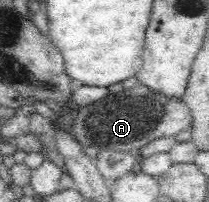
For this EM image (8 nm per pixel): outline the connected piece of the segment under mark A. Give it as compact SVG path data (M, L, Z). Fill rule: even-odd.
M118 82L118 86L110 85L110 93L104 98L78 108L71 132L84 146L129 152L156 138L174 137L181 130L188 130L191 120L189 108L182 99L166 98L140 83L130 82L130 86L122 89L122 82Z

